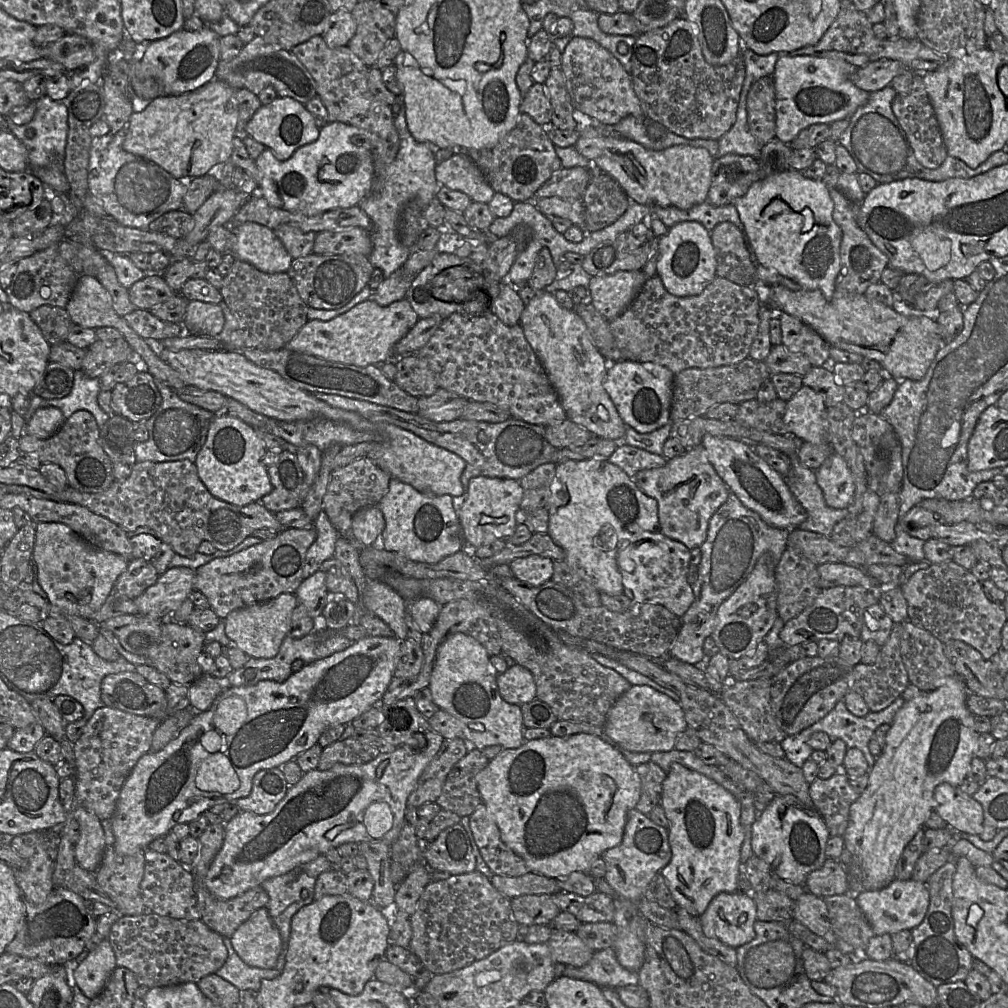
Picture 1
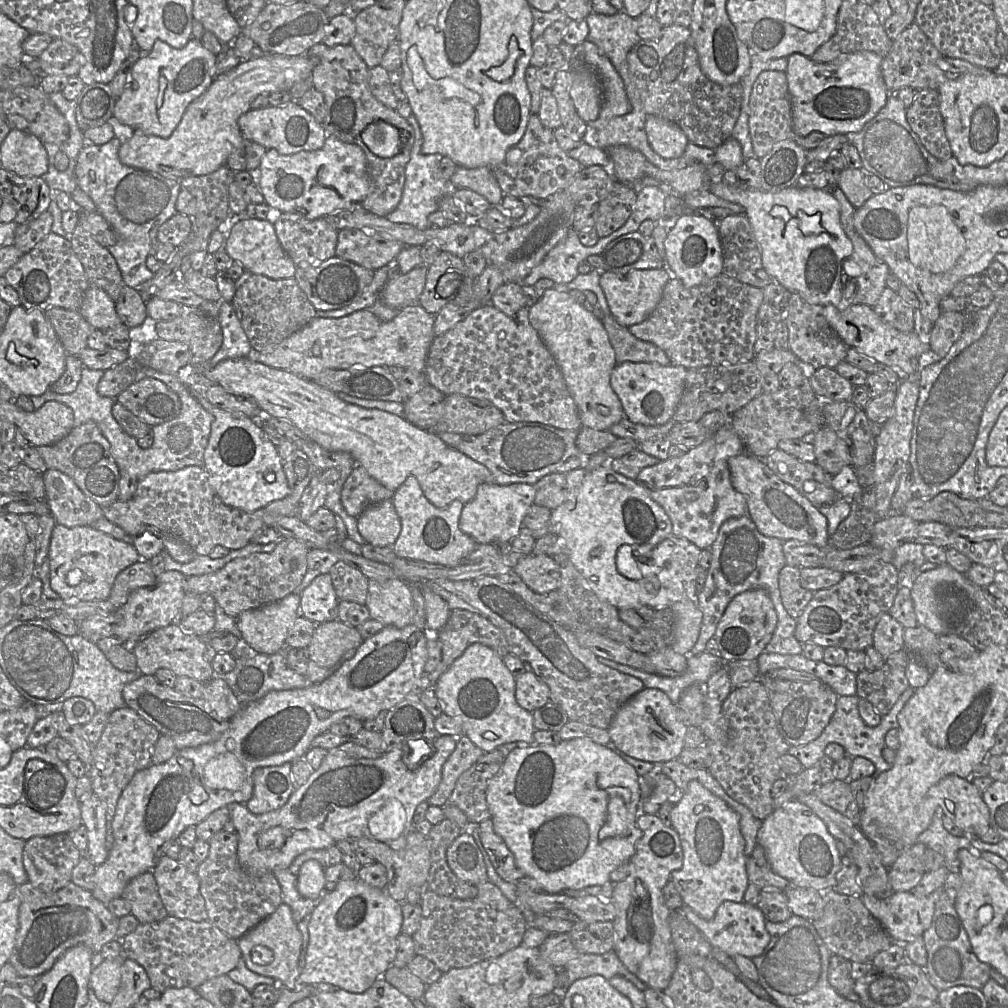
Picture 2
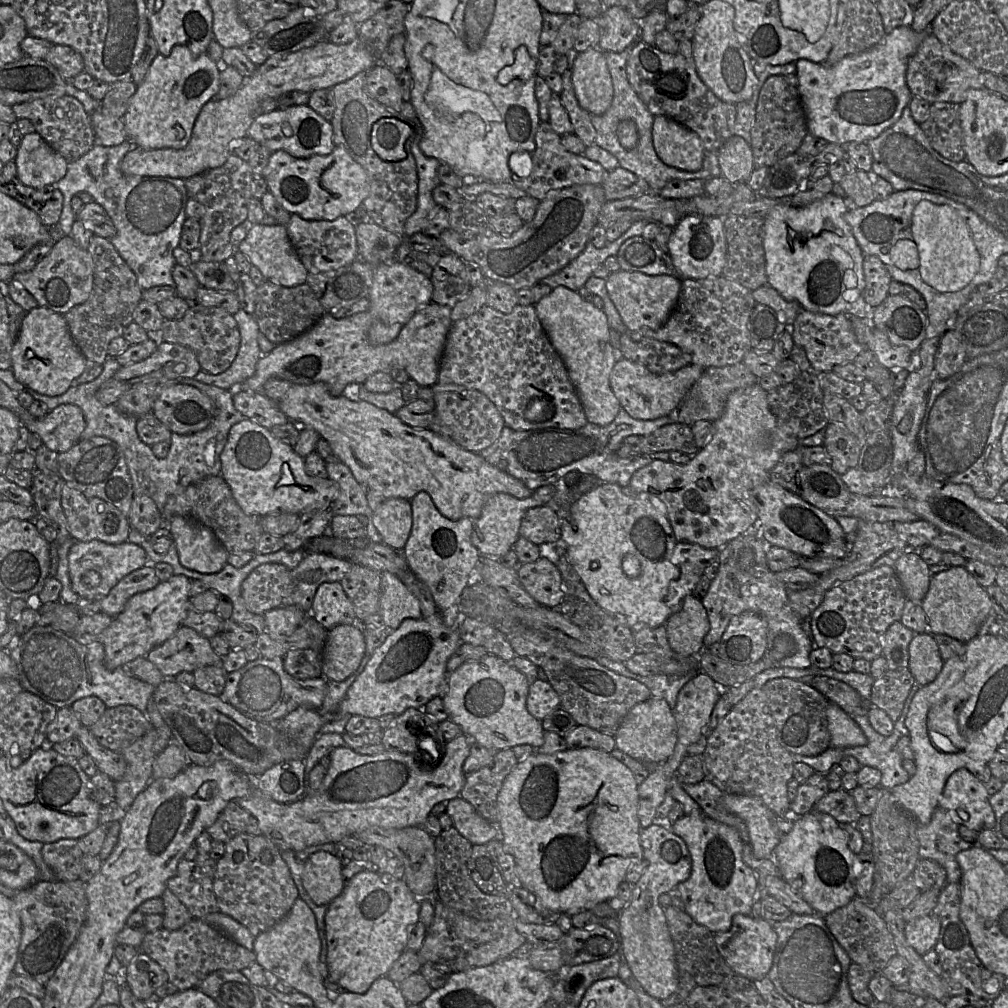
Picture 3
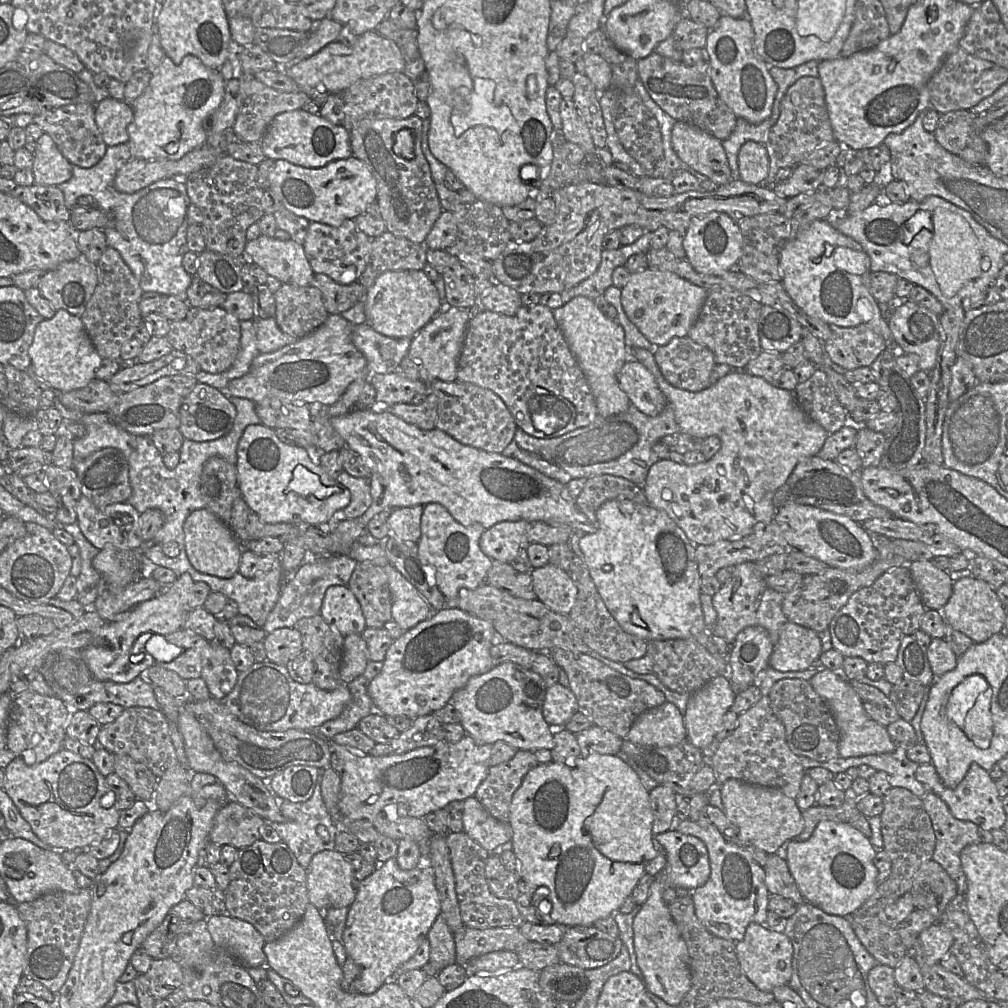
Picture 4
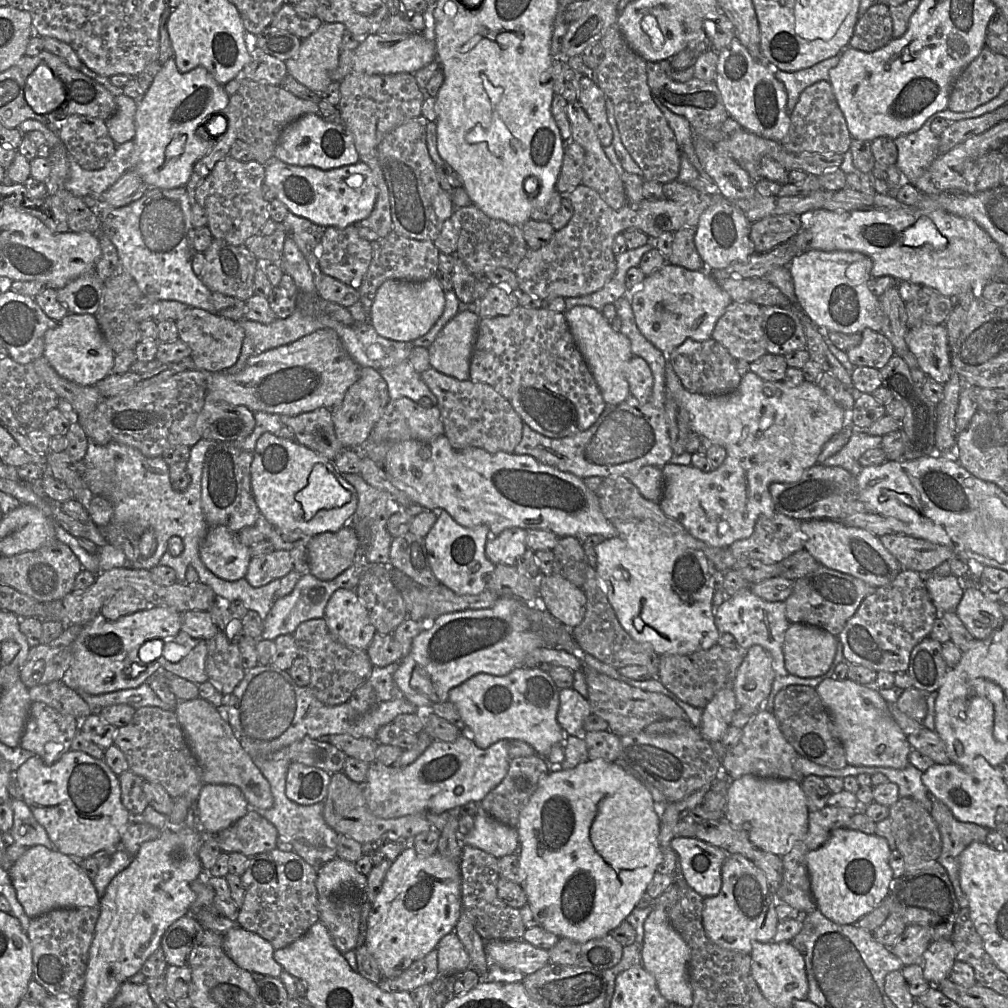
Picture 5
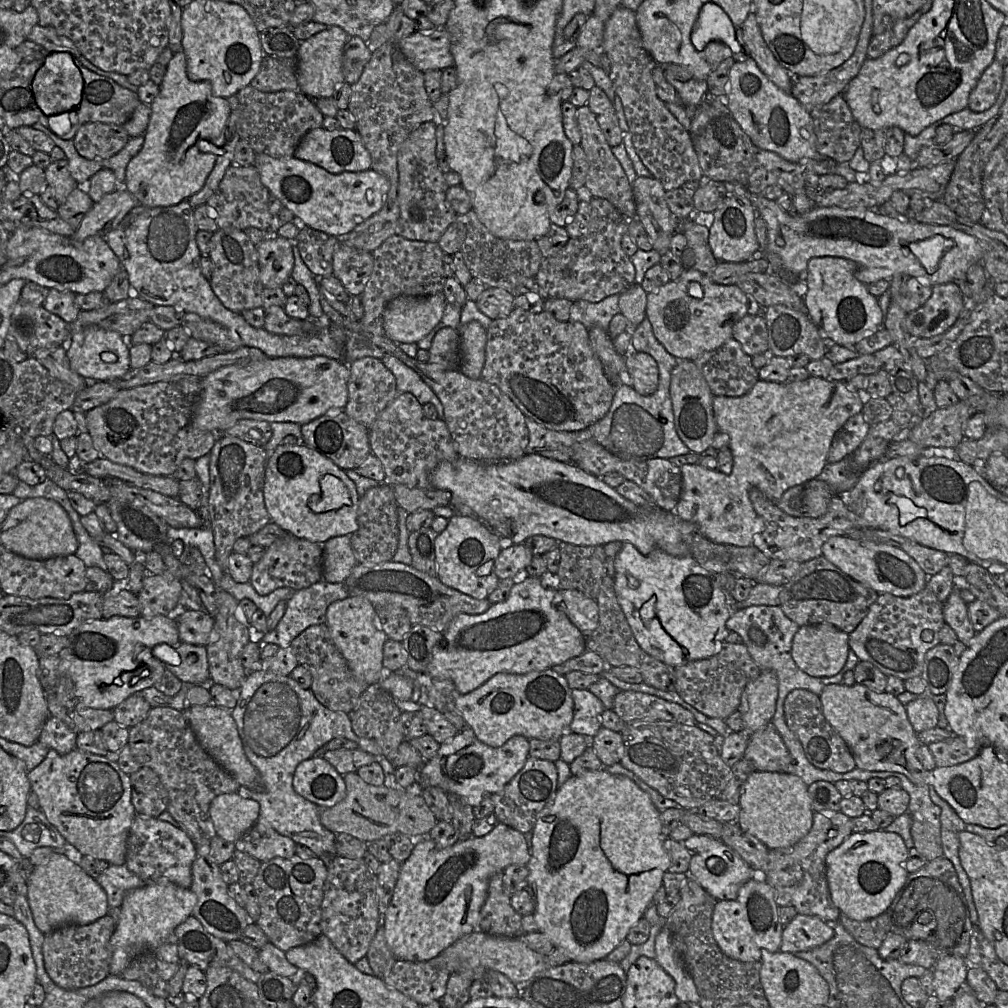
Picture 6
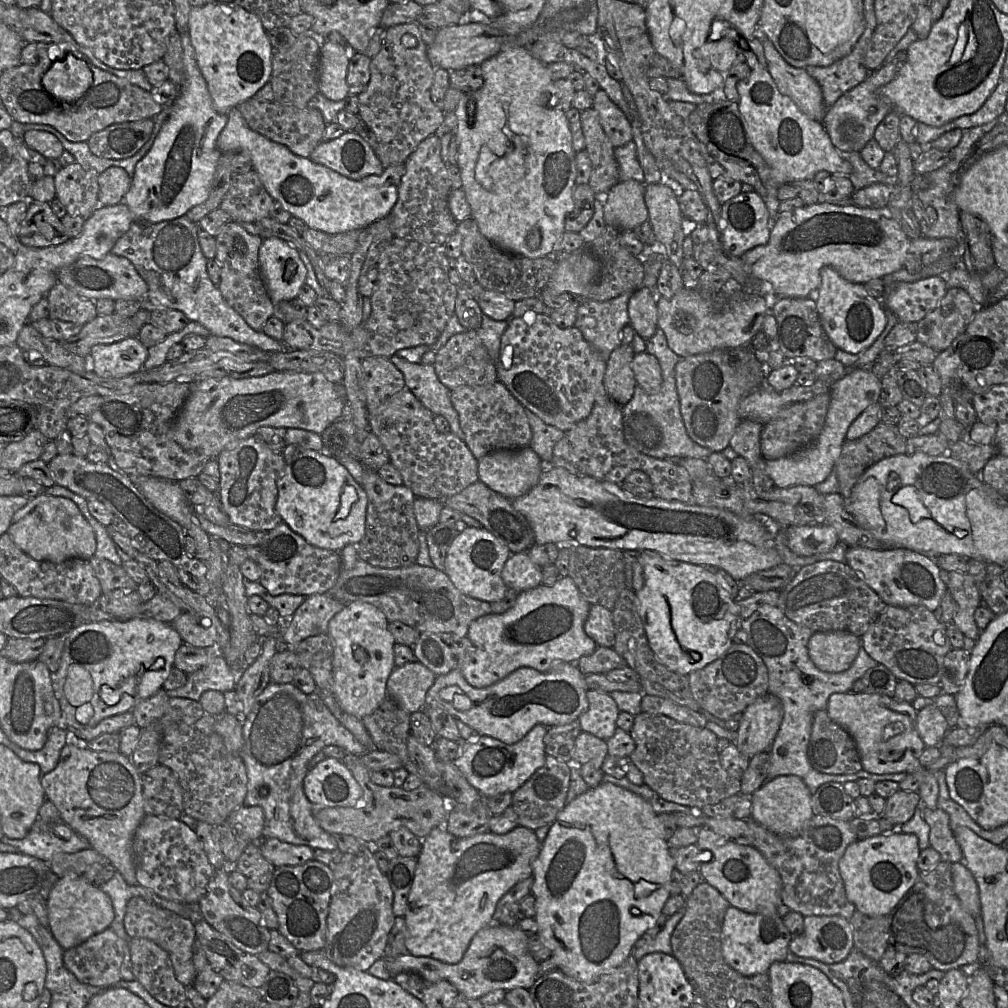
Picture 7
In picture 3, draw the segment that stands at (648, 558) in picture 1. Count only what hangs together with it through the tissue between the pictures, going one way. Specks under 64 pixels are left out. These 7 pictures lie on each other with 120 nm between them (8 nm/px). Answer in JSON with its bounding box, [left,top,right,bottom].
[671,541,719,602]

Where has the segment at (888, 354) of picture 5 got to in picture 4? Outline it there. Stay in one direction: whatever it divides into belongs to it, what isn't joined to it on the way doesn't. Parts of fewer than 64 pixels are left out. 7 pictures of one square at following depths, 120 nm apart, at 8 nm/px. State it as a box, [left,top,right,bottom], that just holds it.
[823,325,886,370]

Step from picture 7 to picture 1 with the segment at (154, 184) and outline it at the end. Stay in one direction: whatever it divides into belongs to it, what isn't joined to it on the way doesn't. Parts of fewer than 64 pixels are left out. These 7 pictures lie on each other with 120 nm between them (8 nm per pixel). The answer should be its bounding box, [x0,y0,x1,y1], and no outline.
[141,27,220,95]

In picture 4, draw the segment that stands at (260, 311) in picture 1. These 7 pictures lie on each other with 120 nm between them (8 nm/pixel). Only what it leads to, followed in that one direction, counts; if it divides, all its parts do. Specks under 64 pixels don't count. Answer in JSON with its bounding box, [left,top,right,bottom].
[274,283,329,338]

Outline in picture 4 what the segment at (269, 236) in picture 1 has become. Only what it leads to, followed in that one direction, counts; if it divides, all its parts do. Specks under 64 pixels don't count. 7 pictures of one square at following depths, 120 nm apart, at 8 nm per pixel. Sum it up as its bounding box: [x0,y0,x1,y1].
[243,234,315,286]

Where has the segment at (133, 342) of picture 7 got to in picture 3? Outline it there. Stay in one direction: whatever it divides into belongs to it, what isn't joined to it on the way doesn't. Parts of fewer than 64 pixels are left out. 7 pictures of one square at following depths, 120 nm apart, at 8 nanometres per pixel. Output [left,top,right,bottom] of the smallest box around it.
[11,306,86,396]

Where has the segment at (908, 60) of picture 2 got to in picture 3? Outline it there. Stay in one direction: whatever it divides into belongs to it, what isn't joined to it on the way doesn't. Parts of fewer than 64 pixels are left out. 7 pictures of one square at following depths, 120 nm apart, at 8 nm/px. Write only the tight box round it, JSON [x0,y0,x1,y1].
[906,32,985,104]

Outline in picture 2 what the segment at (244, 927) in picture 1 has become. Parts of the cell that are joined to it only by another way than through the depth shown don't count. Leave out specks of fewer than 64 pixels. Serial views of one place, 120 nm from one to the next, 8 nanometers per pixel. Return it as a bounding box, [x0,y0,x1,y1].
[238,903,302,990]

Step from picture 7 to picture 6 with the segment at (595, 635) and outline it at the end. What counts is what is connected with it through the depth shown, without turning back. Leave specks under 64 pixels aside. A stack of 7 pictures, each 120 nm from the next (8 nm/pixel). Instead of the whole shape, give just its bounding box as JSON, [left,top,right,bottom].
[556,589,599,636]

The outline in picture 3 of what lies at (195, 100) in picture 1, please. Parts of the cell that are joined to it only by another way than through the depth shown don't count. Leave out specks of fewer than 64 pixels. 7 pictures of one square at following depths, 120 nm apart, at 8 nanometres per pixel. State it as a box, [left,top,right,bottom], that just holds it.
[121,37,379,179]

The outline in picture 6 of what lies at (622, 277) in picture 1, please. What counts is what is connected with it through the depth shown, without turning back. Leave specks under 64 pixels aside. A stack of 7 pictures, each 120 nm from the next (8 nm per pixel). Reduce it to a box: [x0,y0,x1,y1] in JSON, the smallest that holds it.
[646,269,762,361]

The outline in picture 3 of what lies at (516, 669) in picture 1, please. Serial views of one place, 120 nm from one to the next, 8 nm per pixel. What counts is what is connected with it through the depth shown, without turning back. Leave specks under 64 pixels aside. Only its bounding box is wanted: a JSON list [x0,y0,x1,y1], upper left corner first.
[526,677,561,721]

